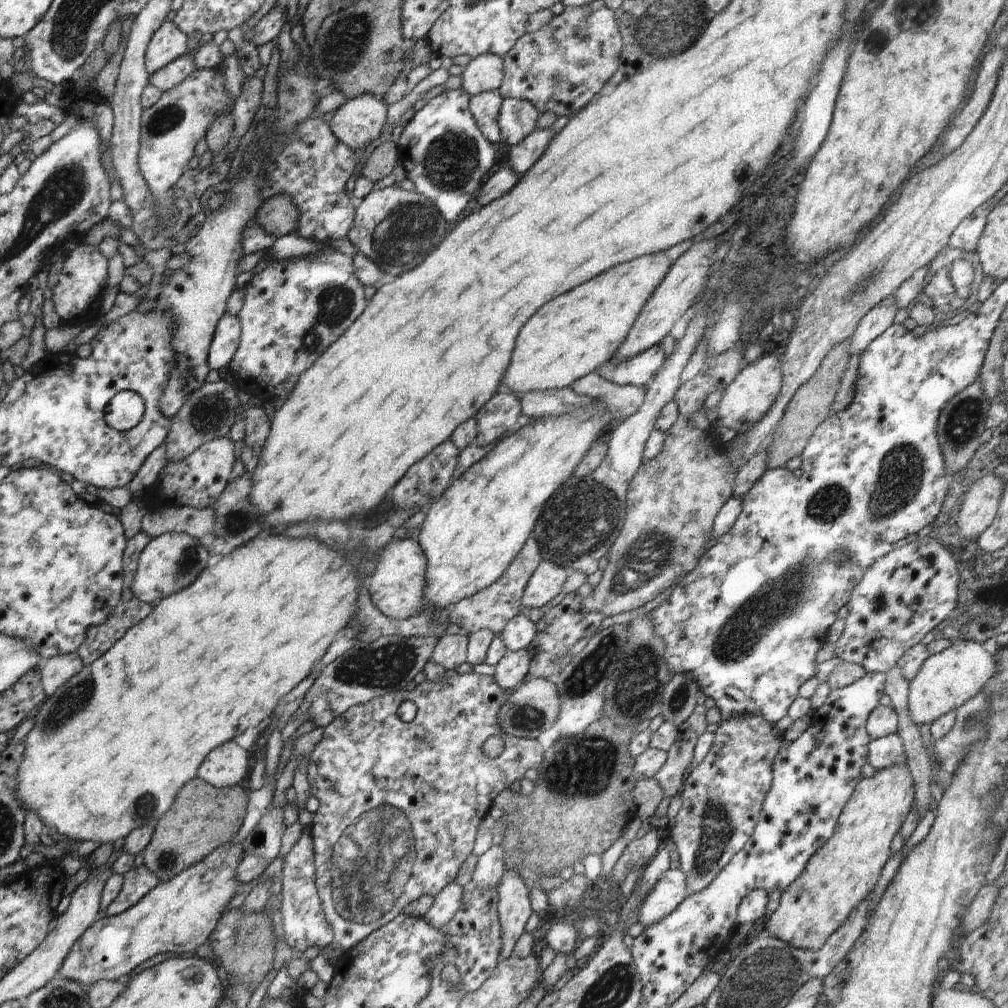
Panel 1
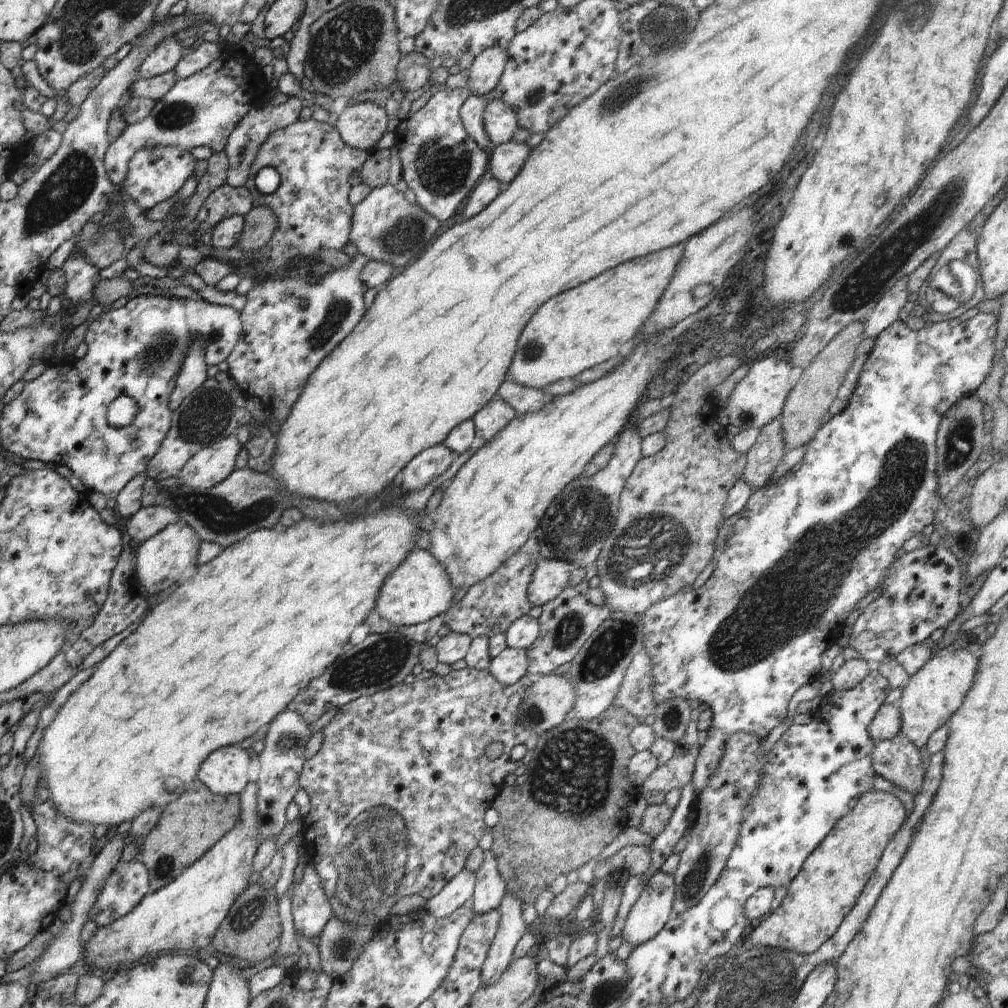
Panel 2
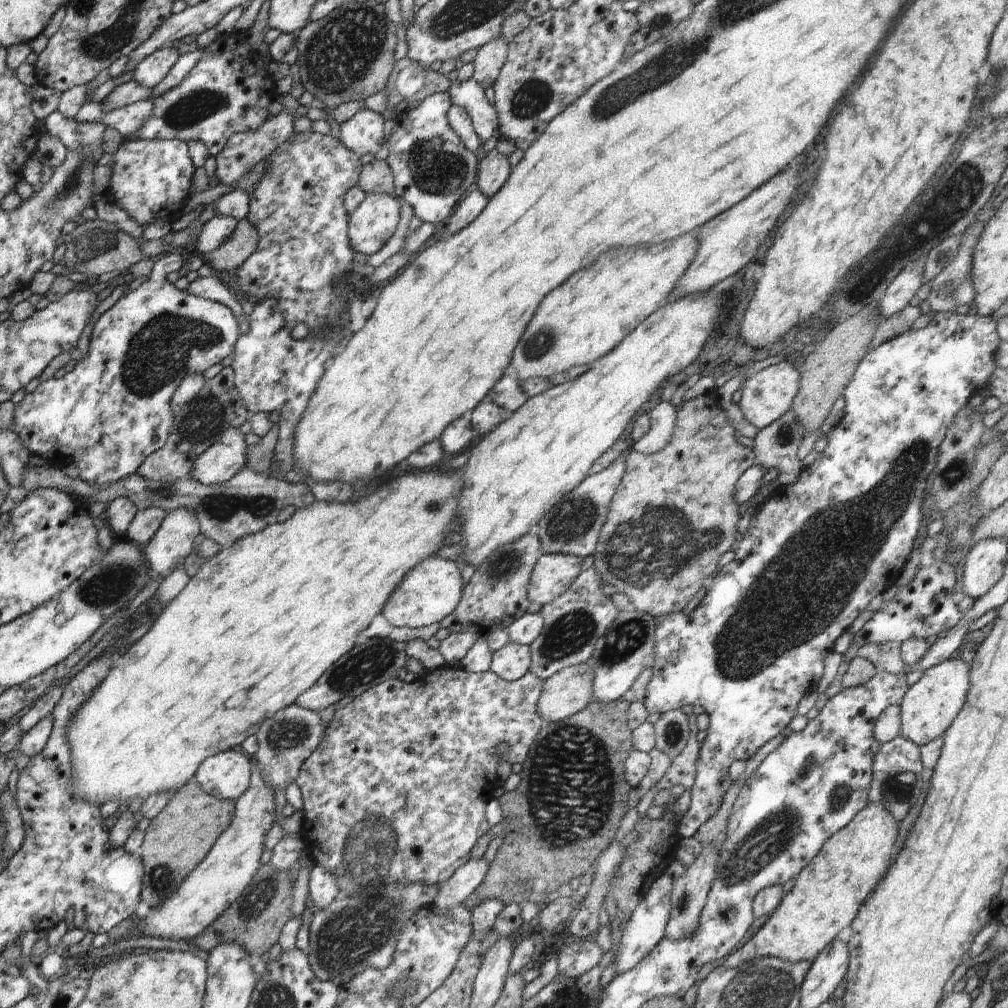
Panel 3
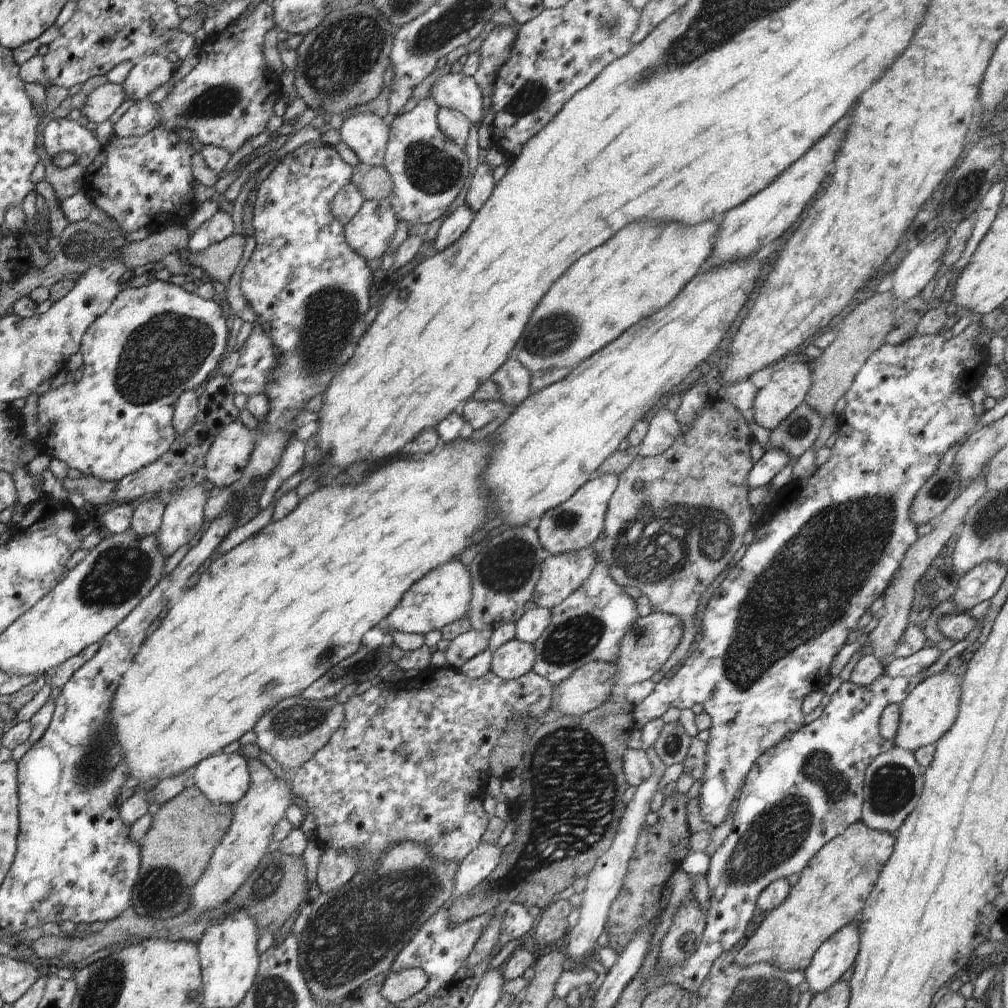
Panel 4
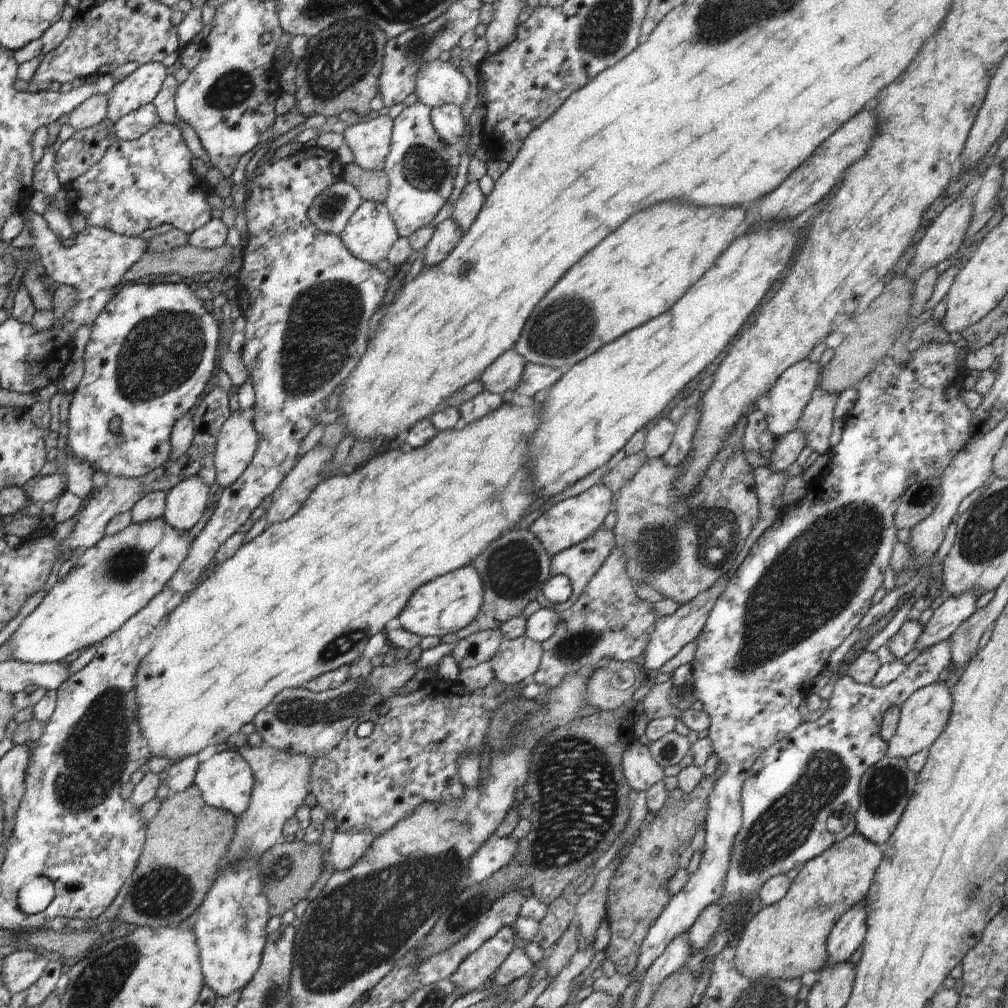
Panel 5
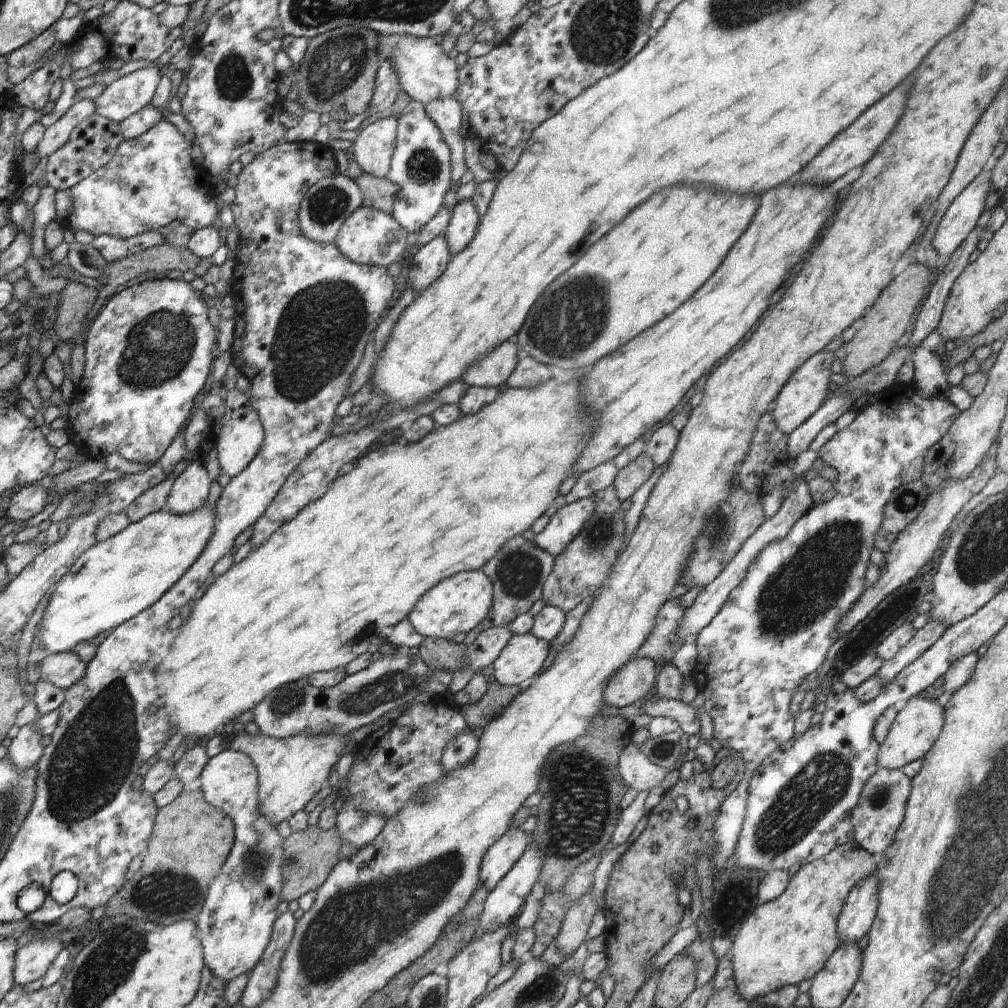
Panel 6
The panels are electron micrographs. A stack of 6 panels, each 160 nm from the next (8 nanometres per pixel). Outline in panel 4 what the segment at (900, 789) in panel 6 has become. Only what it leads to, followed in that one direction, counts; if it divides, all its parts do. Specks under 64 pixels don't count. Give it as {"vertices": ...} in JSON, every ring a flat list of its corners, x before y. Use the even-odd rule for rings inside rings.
{"vertices":[[895,746,890,752,878,755,865,772,861,821,872,830,896,832,919,801,925,772,914,753,900,747]]}

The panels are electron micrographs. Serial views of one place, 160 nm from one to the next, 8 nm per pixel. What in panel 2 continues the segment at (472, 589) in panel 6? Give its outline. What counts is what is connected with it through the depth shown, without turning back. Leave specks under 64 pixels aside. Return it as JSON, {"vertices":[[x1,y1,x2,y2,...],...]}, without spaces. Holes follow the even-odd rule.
{"vertices":[[416,547,409,552,397,570,386,577,374,612,394,626,414,626,446,612,451,607,455,593,455,586,450,582,445,566,434,558,430,550]]}

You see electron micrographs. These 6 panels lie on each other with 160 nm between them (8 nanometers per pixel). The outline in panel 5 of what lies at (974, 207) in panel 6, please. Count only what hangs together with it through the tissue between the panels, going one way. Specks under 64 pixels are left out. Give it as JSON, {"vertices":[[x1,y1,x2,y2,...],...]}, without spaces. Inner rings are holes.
{"vertices":[[961,195,945,207,919,241,916,255,906,274,915,281,920,271,937,266,939,262,963,249,972,213,973,196]]}

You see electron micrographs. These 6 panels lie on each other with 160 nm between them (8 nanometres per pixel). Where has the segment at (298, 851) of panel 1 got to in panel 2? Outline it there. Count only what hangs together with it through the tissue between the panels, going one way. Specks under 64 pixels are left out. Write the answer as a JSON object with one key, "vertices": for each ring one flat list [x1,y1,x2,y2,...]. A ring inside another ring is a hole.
{"vertices":[[306,864,303,880,300,886,295,886,291,909,295,930,306,938,320,936,333,910,314,865]]}

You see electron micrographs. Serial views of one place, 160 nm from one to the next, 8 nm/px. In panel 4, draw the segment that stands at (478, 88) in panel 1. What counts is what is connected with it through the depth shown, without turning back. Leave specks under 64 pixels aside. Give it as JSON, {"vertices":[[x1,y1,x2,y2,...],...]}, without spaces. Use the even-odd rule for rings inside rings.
{"vertices":[[518,24,516,26,504,25,494,27,481,43,479,48,481,67,474,73,473,79,487,100,494,92,494,83,498,76,499,68,510,56,510,49,516,38,517,30]]}

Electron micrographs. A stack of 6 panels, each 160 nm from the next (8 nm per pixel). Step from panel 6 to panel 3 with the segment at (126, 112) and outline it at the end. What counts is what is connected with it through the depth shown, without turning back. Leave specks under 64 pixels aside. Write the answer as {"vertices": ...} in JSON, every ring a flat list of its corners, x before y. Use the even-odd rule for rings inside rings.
{"vertices":[[172,46,155,50,135,66,132,80,140,86,152,89,166,78,179,58,179,51]]}

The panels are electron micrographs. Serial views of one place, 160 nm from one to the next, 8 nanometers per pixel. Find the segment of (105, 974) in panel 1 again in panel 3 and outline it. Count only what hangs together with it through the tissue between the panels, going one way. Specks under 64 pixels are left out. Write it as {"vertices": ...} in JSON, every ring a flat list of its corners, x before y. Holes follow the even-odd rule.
{"vertices":[[254,765,249,787,235,800,230,826,216,839,204,860,182,881,174,894,158,907,151,908,147,917,141,918,139,936,160,936,187,942,212,924,245,891,261,867,260,857,266,849,265,838,276,822,279,807,272,790]]}

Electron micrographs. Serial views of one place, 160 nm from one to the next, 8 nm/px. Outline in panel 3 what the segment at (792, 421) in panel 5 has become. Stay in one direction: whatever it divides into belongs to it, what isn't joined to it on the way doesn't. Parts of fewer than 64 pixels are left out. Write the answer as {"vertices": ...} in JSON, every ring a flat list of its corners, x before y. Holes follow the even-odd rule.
{"vertices":[[787,360,764,368,746,379,738,405,747,422,761,429,784,416,791,410,792,401,800,388,800,379,801,372]]}

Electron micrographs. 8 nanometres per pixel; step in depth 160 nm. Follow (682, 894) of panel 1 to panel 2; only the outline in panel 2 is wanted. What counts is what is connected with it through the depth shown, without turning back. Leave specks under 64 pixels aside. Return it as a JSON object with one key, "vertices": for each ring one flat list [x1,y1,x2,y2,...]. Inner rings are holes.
{"vertices":[[654,873,630,909,621,933,632,949,653,939,671,919,675,898,675,877]]}

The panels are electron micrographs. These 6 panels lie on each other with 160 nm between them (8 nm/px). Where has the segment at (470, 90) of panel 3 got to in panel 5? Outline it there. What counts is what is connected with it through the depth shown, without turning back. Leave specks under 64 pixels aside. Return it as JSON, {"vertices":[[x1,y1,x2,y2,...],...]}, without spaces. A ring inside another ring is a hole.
{"vertices":[[434,59,421,64,416,71,413,92,430,108,443,104,461,107,468,98,468,88,468,79,459,69,454,69,449,61]]}

